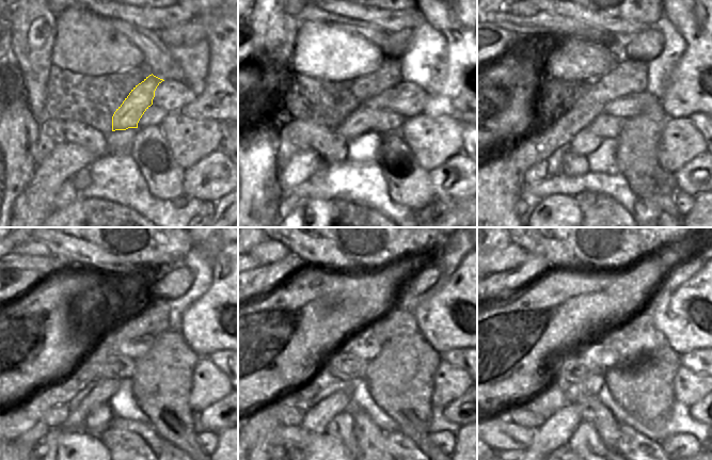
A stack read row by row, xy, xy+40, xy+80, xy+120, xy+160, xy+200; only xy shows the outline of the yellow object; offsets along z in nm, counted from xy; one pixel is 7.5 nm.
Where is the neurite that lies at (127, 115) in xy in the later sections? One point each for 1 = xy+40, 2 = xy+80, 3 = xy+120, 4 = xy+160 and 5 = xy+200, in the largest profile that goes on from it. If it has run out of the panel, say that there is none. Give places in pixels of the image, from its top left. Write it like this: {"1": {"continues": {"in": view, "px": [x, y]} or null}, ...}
{"1": {"continues": {"in": "xy+40", "px": [360, 122]}}, "2": {"continues": {"in": "xy+80", "px": [584, 142]}}, "3": {"continues": {"in": "xy+120", "px": [104, 390]}}, "4": {"continues": {"in": "xy+160", "px": [317, 418]}}, "5": {"continues": {"in": "xy+200", "px": [556, 431]}}}

